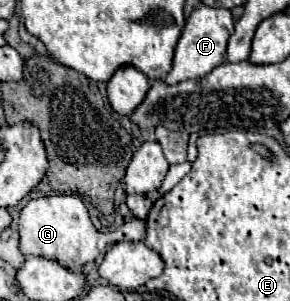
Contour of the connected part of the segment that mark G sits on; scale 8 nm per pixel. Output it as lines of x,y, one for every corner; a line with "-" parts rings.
58,194
30,200
20,212
18,232
22,254
52,258
72,270
80,270
84,264
94,262
110,242
108,234
98,232
92,226
88,208
78,194

